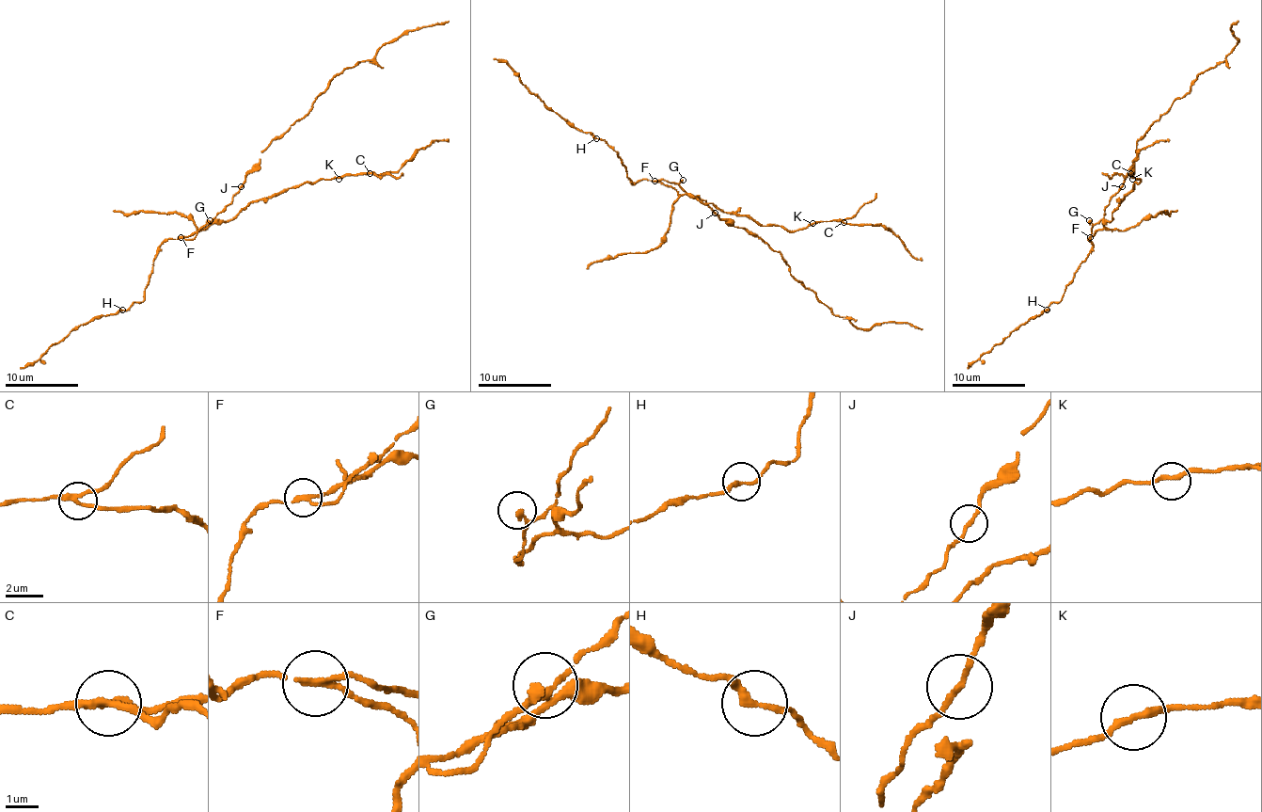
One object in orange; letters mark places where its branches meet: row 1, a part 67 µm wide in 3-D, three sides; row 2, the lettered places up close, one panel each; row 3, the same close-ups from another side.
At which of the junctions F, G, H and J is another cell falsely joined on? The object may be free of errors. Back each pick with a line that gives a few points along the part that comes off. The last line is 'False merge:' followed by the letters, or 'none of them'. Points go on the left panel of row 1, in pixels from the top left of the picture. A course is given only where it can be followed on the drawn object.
F: foreign part runs (181, 236), (226, 222), (251, 202), (272, 199), (307, 182), (358, 173), (395, 173), (418, 150), (448, 138)
False merge: F

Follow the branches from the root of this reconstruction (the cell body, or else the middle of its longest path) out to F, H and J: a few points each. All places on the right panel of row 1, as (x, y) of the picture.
F: (1109, 200), (1105, 214), (1092, 228), (1094, 233), (1090, 236)
H: (1109, 200), (1105, 214), (1090, 231), (1089, 242), (1092, 246), (1089, 257), (1080, 265), (1063, 296), (1047, 310)
J: (1109, 200), (1121, 185)

